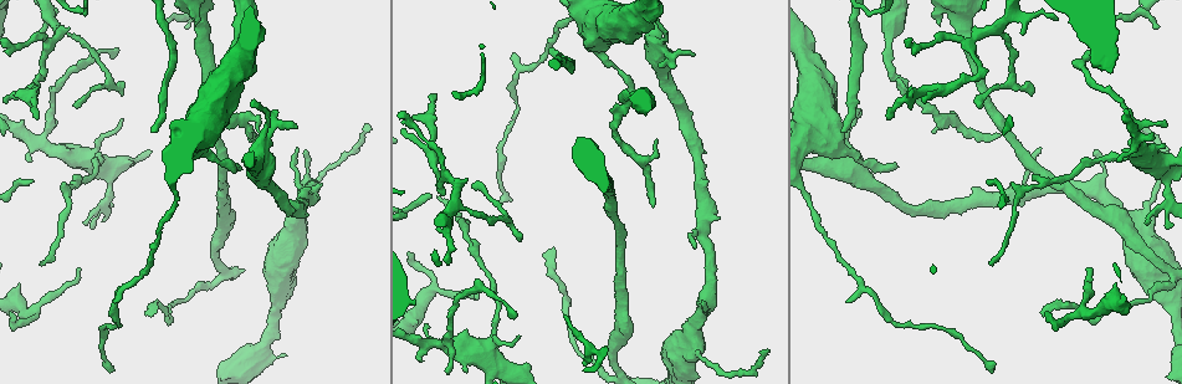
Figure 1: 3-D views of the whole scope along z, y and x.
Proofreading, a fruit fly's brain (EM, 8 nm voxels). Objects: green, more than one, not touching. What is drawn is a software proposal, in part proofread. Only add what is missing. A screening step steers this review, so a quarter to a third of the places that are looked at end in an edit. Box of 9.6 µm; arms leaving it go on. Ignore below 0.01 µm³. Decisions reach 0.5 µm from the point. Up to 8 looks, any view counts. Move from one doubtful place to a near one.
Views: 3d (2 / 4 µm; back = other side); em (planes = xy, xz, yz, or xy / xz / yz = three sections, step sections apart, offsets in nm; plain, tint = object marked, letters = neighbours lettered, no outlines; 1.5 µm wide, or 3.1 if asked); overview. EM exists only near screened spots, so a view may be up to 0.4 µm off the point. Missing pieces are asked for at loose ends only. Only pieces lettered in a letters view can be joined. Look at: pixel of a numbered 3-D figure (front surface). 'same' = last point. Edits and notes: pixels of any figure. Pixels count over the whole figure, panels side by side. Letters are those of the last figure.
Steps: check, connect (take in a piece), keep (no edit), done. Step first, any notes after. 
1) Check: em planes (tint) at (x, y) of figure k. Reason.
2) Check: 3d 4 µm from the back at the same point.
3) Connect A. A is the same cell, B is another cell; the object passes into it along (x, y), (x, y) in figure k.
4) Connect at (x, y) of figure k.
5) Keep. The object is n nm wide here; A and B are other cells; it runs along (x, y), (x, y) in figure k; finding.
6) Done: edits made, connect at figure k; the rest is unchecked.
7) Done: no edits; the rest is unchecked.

Check: em planes (letters) at (29, 160) of figure 1. An open end.

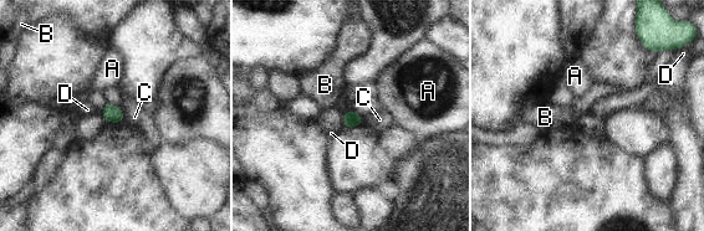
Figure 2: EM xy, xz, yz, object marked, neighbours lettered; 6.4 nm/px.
Keep. The longest contact is with C, 100 nm; A, B, C and D are other cells; no lettered piece goes on from it.

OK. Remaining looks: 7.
Check: em planes (letters) at (123, 92) of figure 1. An open end.

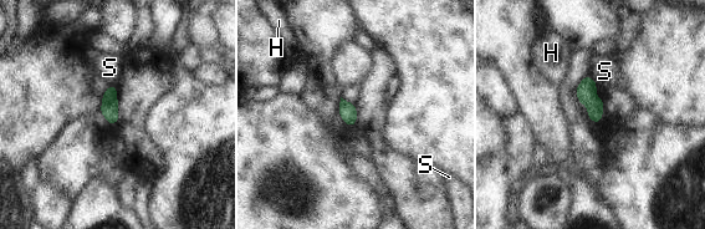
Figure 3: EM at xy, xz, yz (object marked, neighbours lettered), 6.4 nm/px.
Keep. The object is 110 nm wide here; H and S are other cells; a border runs along (108, 84), (116, 85) in figure 3; no lettered piece goes on from it.

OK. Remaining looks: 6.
Check: em xz step 4 (tint) at (998, 134) of figure 1. Branch stops here.

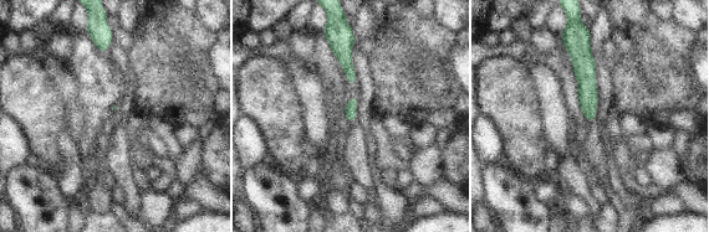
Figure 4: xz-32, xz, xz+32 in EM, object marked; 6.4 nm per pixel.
Check: em planes (letters) at the same point.

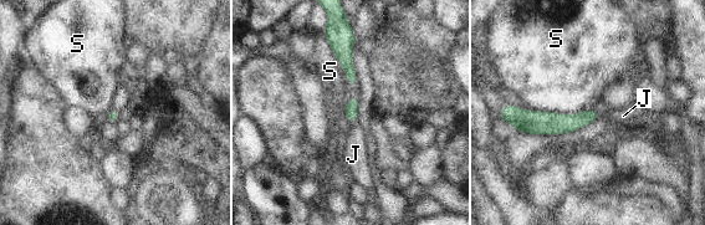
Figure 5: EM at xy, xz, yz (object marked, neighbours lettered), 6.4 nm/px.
Connect J. J is the same cell, S is another cell; the object passes into it along (351, 106), (352, 121), (353, 154) in figure 5; the cell continues.

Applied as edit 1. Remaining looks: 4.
Check: 3d 2 µm at (511, 318) of figure 1. Long arm stops here.

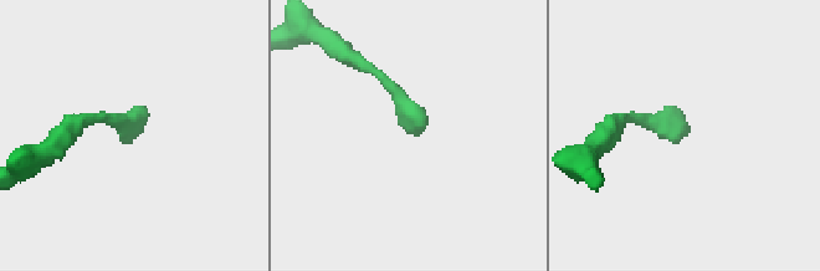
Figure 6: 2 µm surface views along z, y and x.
Check: em planes (tint) at (415, 136) of figure 6. Need the tissue.

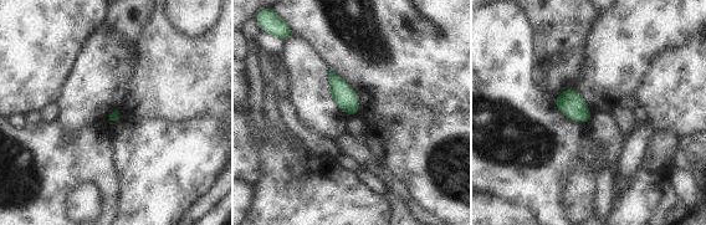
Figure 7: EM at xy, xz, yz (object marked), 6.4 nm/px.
Check: em planes (letters) at the same point. See the neighbours.

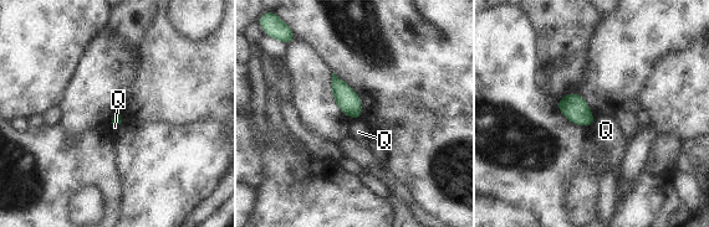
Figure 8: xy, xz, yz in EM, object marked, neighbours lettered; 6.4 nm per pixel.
Keep. Q is another cell; none of them fits.

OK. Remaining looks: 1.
Done: edits made, connect at figure 5; the rest is unchecked.

